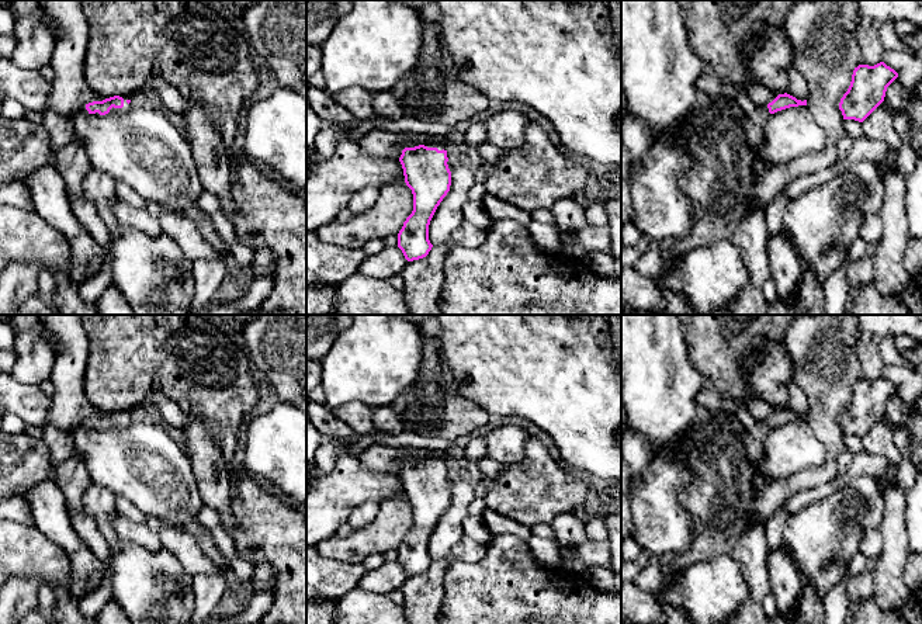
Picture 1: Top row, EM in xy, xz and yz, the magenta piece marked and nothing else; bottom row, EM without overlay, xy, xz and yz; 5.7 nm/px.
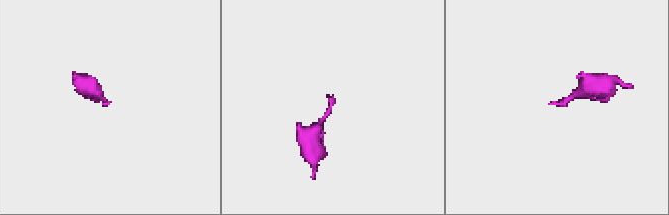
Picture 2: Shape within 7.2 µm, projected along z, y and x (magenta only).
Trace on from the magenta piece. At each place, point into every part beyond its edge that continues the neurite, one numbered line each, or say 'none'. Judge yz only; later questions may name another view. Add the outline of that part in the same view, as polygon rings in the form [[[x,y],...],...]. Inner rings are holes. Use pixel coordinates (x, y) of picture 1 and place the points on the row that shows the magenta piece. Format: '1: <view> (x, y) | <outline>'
1: yz (754, 124) | [[[760,105],[752,114],[744,117],[746,141],[755,150],[760,150],[765,143],[765,124],[769,115],[767,105]]]

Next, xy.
1: xy (127, 107) | [[[119,96],[119,97],[124,98],[124,107],[122,108],[114,108],[112,107],[108,114],[125,114],[132,108],[132,104],[126,103],[128,100],[131,100],[129,97],[126,97],[126,96]]]

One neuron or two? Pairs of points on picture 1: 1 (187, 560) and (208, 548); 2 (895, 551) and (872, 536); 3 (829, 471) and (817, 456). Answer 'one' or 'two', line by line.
1: two
2: two
3: two

